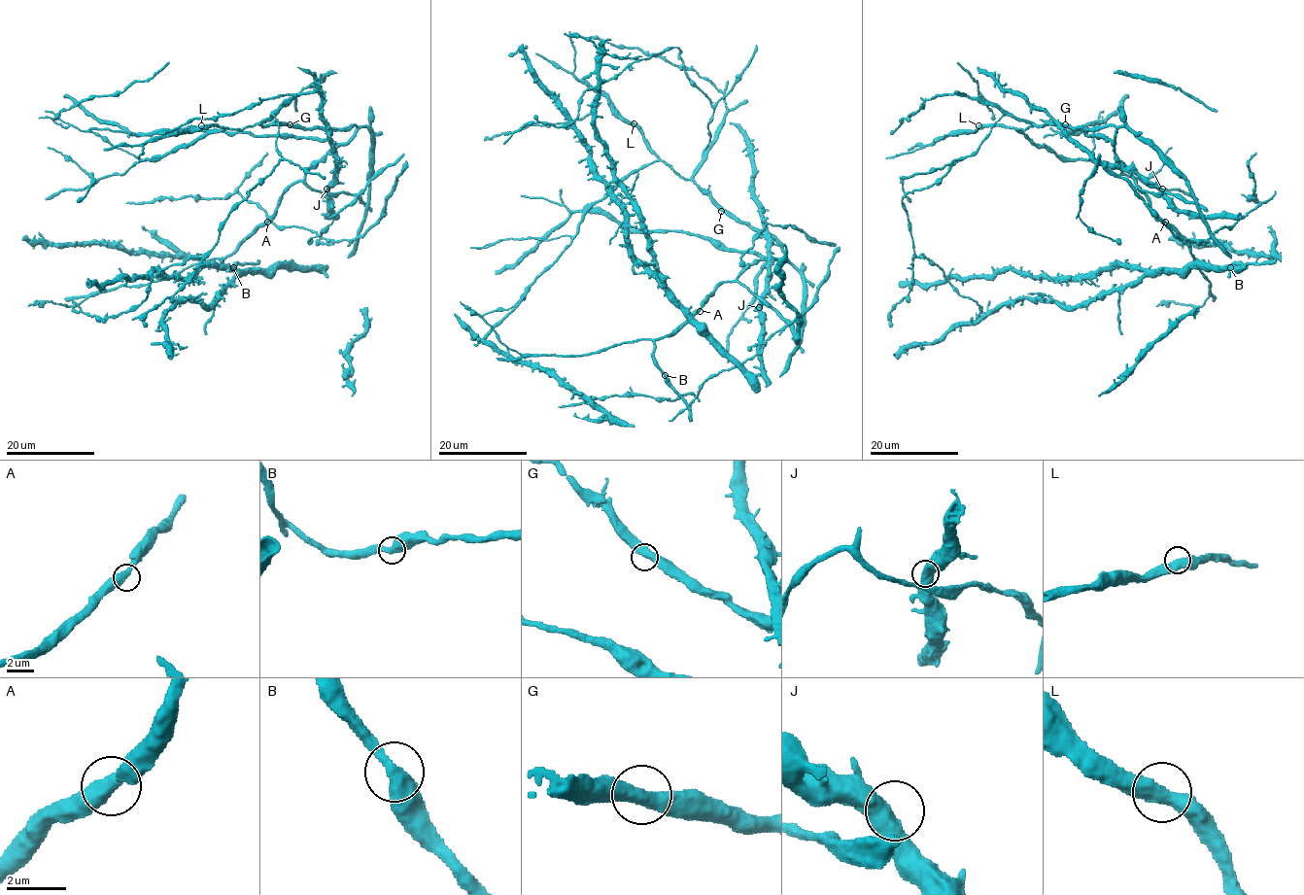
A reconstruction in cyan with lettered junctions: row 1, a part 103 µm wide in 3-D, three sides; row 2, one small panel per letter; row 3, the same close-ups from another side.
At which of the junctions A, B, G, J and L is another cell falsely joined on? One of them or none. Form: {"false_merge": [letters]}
{"false_merge": []}

